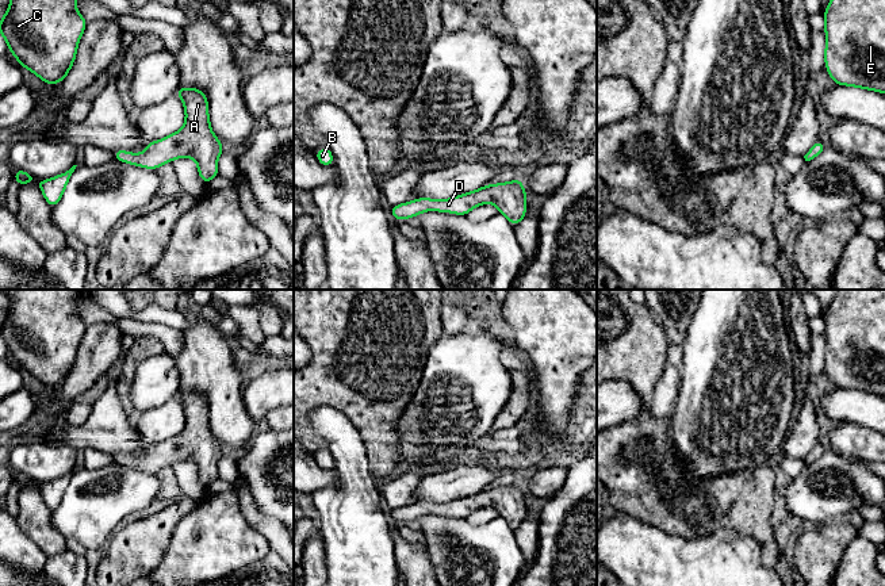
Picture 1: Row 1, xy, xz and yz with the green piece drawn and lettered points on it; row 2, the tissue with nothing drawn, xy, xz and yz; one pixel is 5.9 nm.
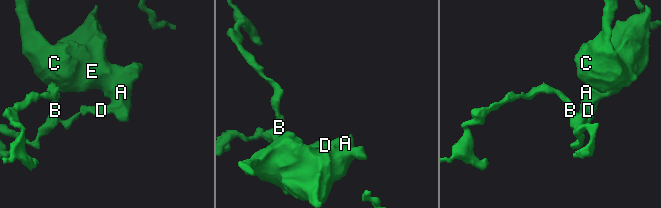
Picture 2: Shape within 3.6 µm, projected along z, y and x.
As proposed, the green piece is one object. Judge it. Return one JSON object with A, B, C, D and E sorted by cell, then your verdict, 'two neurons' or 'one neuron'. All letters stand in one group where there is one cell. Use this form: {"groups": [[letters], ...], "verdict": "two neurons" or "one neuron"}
{"groups": [["A", "B", "C", "D", "E"]], "verdict": "one neuron"}

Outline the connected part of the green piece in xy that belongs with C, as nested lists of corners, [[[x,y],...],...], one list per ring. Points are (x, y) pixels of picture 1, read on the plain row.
[[[15,290],[11,305],[0,322],[0,337],[18,365],[46,387],[61,386],[69,376],[87,323],[76,311],[76,299],[89,290]]]

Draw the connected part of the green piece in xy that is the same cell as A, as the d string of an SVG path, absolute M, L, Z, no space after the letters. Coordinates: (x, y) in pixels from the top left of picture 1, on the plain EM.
M184 390L176 398L185 413L185 426L179 434L156 445L148 444L148 451L139 457L119 452L112 459L122 466L148 472L189 460L196 464L200 482L208 487L218 479L217 464L223 456L223 448L211 433L207 401L198 391Z

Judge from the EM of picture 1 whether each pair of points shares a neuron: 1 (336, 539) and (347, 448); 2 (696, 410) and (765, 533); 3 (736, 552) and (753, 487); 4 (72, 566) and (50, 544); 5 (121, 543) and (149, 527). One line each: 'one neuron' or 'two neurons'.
1: one neuron
2: two neurons
3: two neurons
4: two neurons
5: one neuron

